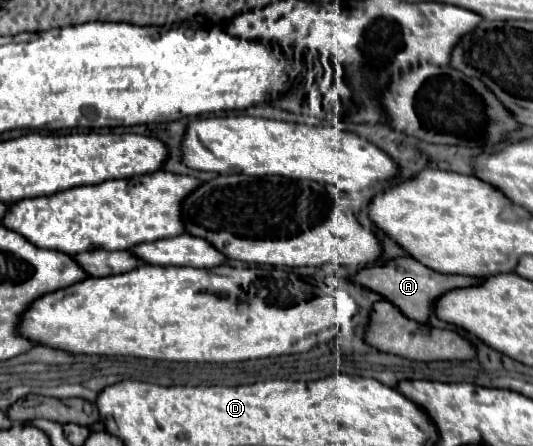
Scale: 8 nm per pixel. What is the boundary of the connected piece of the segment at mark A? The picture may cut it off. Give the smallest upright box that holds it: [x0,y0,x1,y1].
[352,256,480,324]

